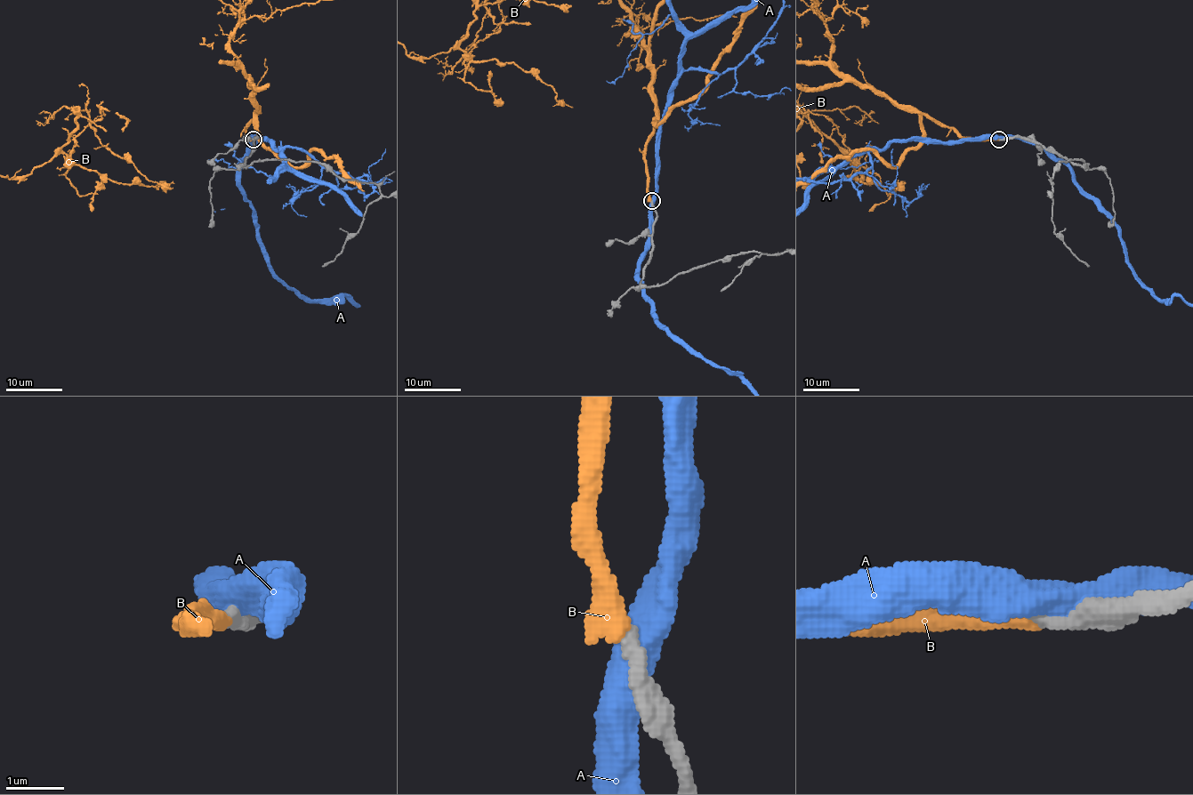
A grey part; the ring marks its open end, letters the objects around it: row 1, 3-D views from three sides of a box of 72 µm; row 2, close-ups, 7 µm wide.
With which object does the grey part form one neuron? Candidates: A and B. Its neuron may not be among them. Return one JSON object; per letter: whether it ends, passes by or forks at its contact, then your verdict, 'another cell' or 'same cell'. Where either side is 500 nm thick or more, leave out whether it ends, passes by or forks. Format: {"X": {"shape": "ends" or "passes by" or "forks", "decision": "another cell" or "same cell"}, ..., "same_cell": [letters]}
{"A": {"decision": "another cell"}, "B": {"shape": "ends", "decision": "another cell"}, "same_cell": []}

